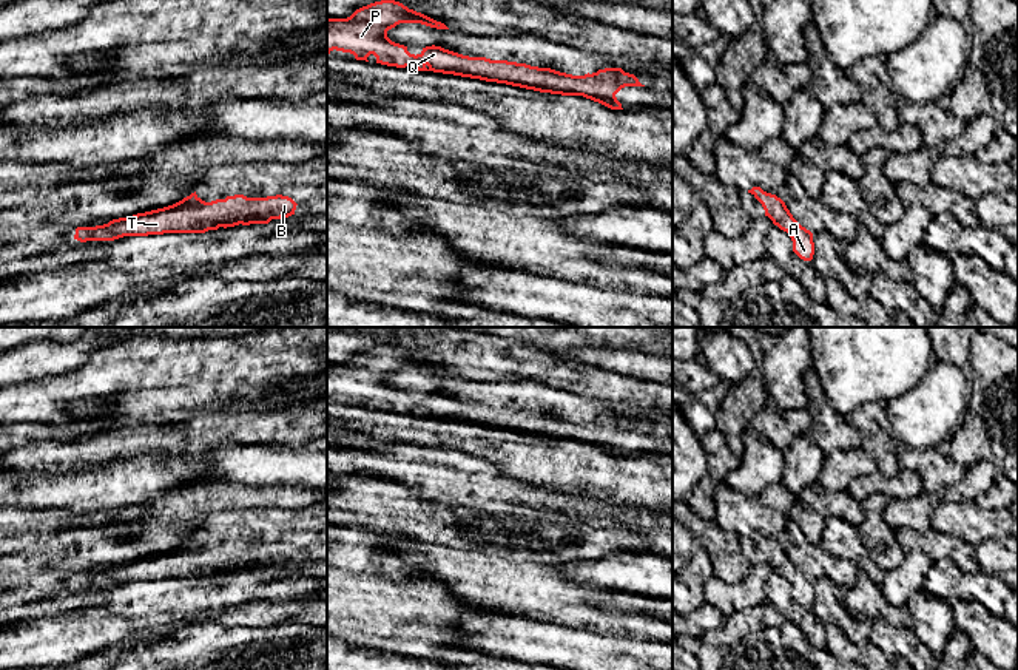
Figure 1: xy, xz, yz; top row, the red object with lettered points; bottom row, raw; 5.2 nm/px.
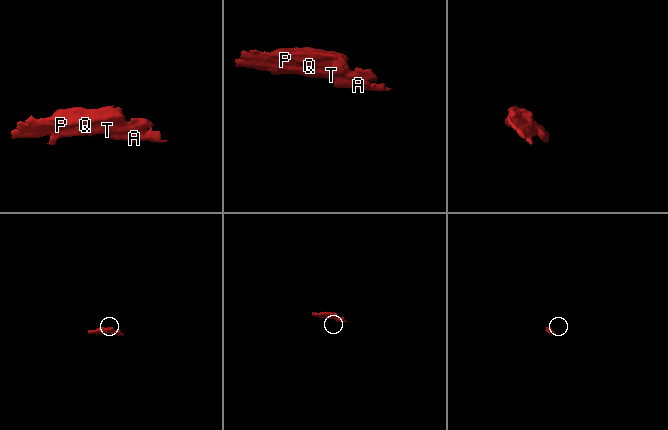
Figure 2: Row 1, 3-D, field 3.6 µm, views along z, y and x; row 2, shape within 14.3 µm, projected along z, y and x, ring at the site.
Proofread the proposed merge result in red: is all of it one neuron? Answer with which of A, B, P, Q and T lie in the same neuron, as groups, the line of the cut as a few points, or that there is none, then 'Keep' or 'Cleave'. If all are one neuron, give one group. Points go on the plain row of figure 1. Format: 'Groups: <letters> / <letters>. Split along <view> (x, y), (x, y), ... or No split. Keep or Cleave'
Groups: A B P Q T. No split. Keep

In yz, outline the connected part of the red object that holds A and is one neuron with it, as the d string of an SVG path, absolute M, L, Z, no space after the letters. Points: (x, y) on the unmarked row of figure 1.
M760 533L748 536L764 553L774 571L787 577L793 587L793 597L804 607L811 607L814 601L813 579L802 573L790 559L785 548L776 540L764 537Z

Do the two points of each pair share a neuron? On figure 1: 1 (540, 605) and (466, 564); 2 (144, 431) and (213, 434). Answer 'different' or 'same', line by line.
1: same
2: same

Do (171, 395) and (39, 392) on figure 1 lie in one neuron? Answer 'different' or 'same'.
same

